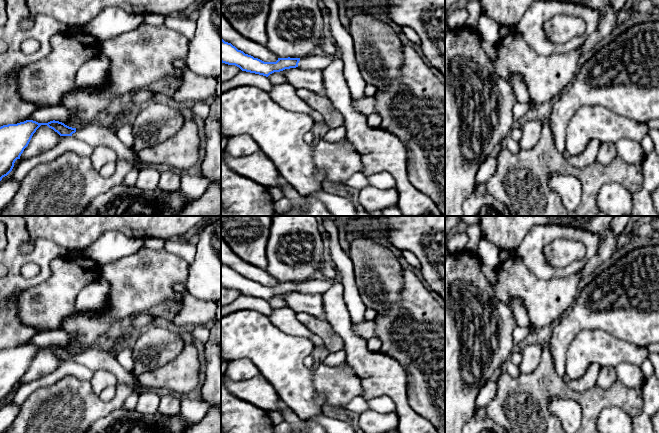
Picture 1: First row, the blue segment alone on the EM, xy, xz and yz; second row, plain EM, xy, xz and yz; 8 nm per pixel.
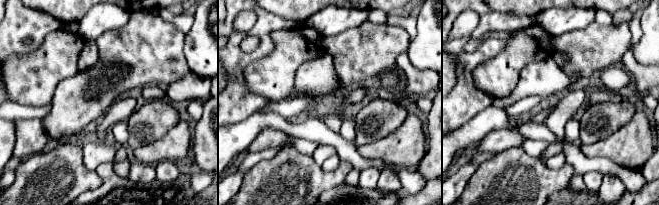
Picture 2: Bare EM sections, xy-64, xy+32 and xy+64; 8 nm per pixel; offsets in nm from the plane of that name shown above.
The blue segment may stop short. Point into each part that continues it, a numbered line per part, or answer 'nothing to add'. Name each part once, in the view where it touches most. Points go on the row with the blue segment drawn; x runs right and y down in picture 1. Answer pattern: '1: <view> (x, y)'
1: xy (94, 134)

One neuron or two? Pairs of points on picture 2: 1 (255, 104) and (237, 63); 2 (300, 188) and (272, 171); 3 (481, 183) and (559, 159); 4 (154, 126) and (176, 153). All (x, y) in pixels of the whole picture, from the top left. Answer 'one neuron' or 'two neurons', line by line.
1: one neuron
2: one neuron
3: two neurons
4: two neurons

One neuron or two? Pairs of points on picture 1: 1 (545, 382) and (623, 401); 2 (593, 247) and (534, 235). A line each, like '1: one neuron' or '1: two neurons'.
1: one neuron
2: one neuron

